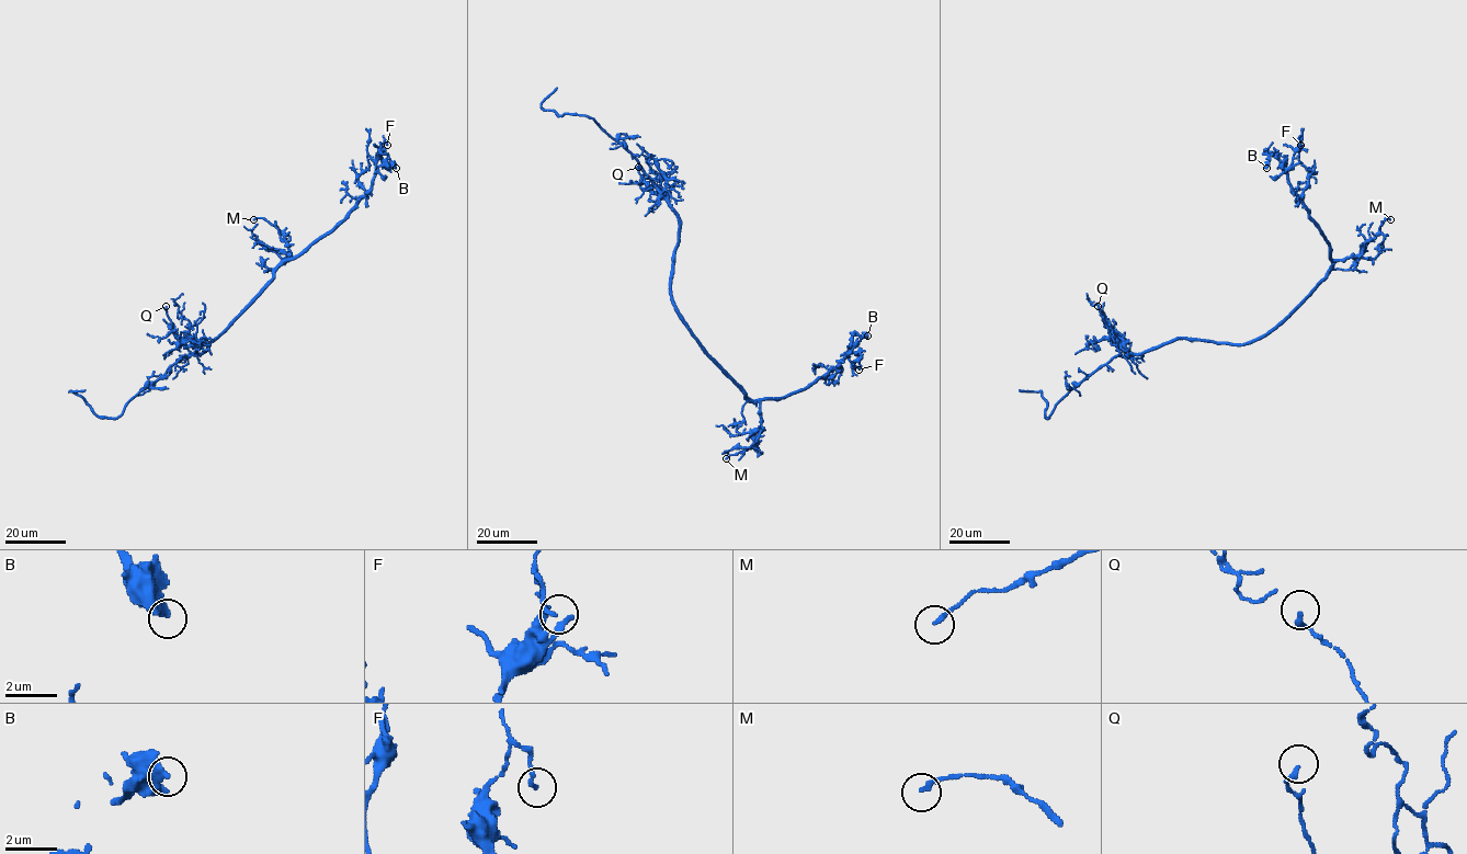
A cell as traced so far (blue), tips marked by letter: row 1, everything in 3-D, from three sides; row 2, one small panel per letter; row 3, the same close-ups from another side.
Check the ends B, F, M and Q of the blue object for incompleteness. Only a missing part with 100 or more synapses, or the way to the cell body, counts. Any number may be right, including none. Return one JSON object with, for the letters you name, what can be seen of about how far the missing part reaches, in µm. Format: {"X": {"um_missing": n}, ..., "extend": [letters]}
{"extend": []}

